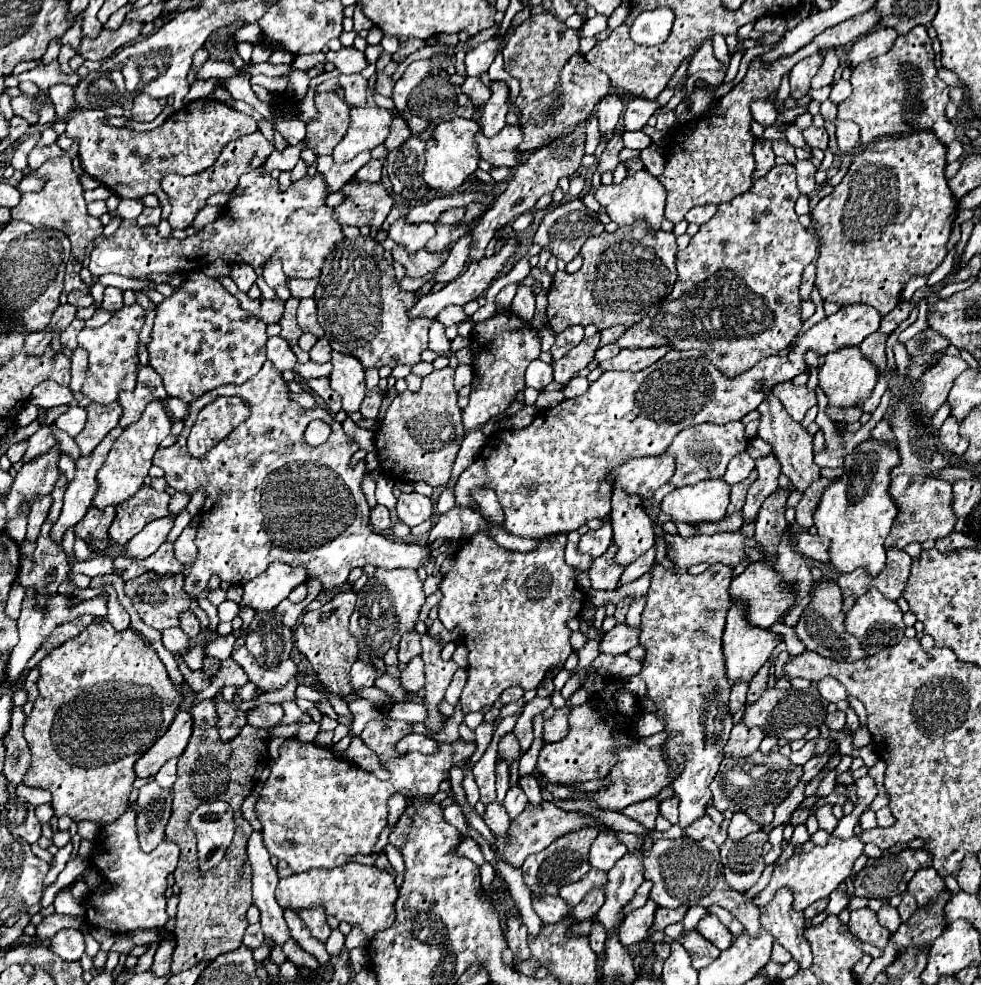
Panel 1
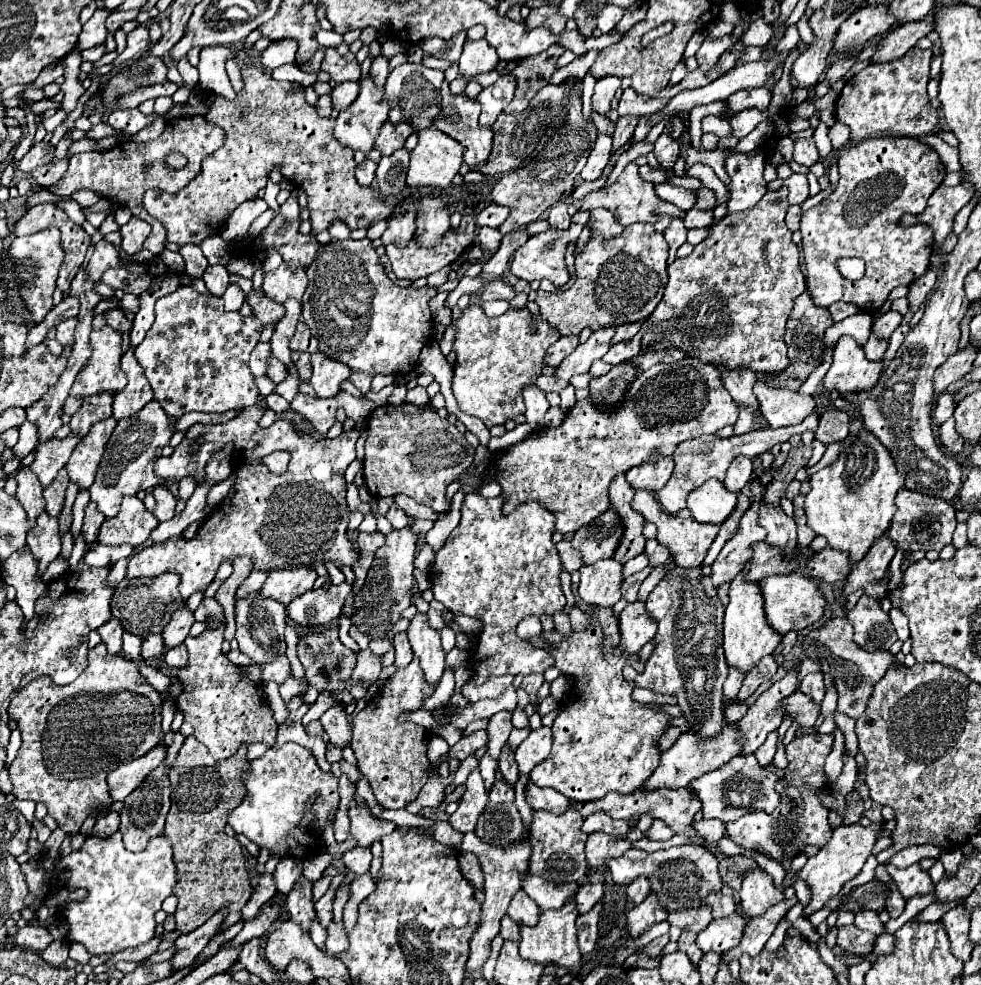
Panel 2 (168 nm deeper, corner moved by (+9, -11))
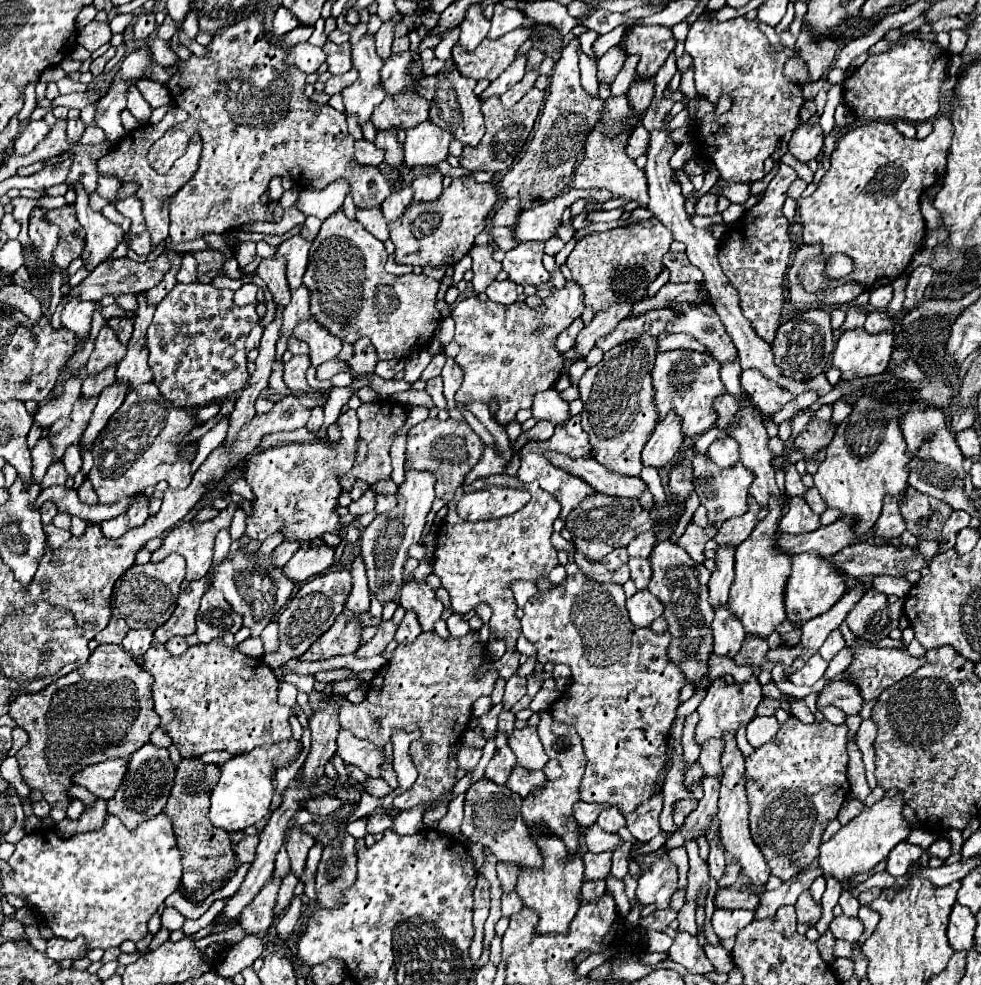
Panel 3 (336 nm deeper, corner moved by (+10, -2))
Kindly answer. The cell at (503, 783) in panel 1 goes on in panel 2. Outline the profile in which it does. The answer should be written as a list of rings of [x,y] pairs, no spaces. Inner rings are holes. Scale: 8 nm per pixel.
[[[500,711],[496,715],[490,717],[490,723],[488,723],[488,755],[490,757],[500,757],[500,749],[502,749],[502,743],[508,741],[508,735],[512,731],[512,711]]]

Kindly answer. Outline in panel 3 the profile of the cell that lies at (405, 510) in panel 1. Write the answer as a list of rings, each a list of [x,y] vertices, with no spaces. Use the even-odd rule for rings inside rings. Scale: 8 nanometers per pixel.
[[[377,494],[377,514],[389,512],[397,506],[397,496],[395,494]]]

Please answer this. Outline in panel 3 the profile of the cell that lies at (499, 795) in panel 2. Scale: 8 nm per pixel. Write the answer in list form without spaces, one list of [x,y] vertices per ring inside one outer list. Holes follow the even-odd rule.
[[[503,746],[501,750],[495,752],[493,760],[485,768],[485,778],[495,782],[495,784],[499,784],[499,786],[505,786],[509,776],[511,776],[511,772],[513,772],[513,766],[515,766],[513,750],[509,746]]]

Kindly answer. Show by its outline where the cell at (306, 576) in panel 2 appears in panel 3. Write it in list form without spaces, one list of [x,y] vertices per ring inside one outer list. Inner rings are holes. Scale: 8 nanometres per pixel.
[[[325,544],[319,548],[299,548],[283,566],[283,574],[295,584],[303,584],[313,576],[323,574],[333,564],[333,554],[335,550]]]

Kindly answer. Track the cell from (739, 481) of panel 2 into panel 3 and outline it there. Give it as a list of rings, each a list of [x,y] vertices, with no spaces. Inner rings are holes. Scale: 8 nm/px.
[[[721,438],[721,440],[715,440],[709,450],[707,450],[707,456],[719,464],[721,468],[731,468],[739,462],[739,444],[737,440],[733,438]]]

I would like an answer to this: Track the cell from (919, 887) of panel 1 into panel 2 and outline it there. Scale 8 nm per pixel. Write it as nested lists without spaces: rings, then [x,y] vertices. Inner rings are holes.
[[[918,863],[910,865],[906,869],[898,869],[890,864],[886,864],[885,867],[904,899],[910,899],[918,893],[932,893],[934,891],[934,883],[930,881],[930,875],[926,871],[922,871]]]

